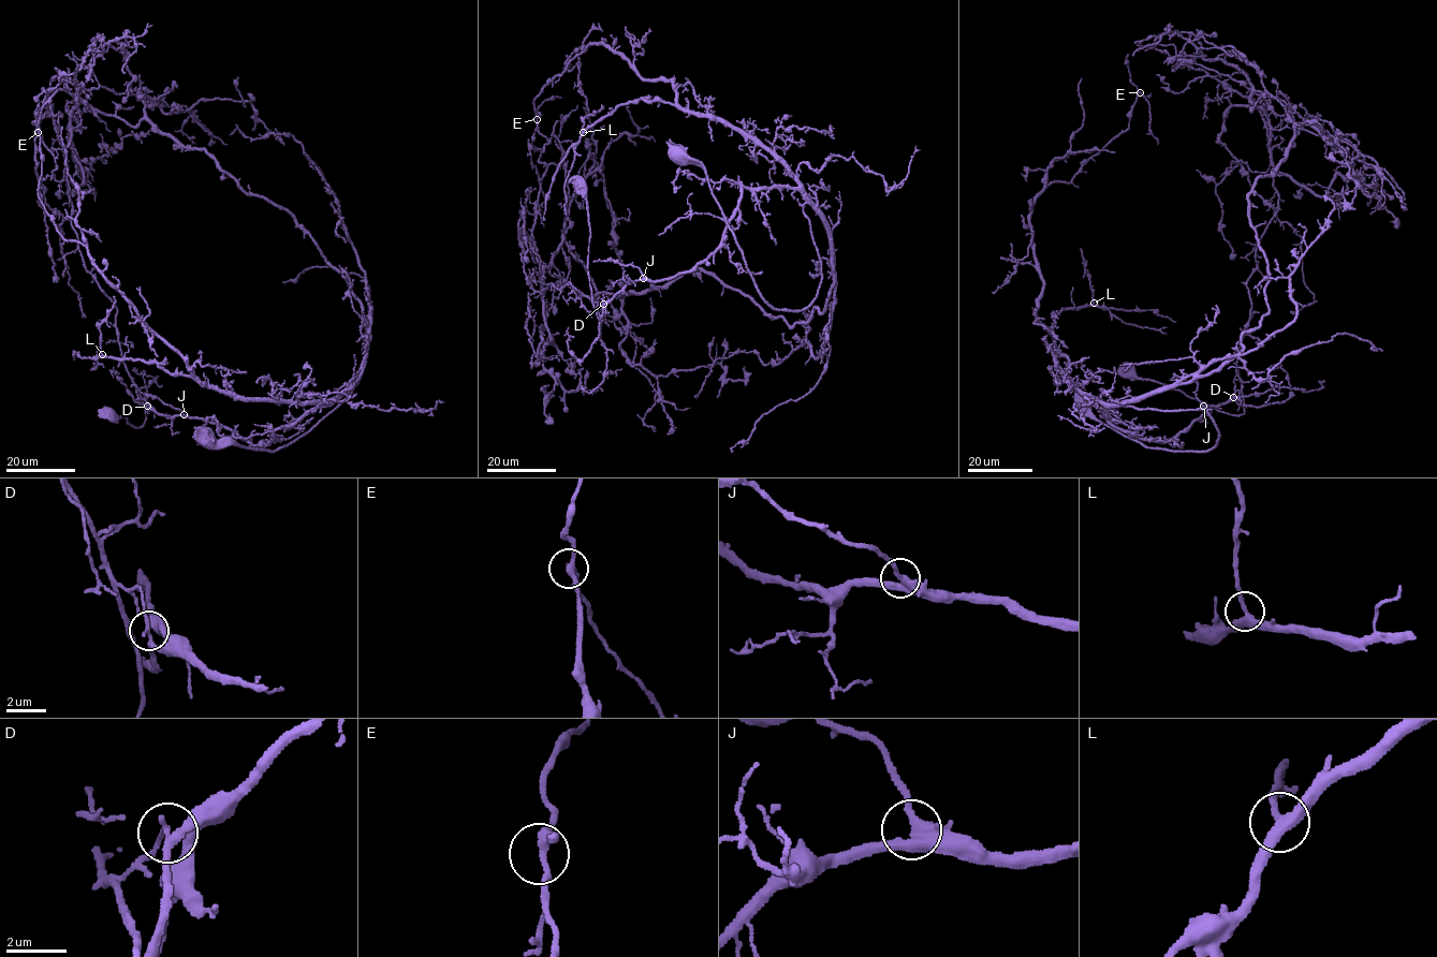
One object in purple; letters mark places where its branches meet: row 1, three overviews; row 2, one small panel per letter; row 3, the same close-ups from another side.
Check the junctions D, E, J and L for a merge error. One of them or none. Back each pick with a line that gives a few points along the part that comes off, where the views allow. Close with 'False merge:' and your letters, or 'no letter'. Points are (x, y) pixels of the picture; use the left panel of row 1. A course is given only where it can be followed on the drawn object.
D: Course of the part to remove: (147, 406), (71, 224), (70, 112), (101, 86), (163, 99), (189, 109), (195, 144)
False merge: D

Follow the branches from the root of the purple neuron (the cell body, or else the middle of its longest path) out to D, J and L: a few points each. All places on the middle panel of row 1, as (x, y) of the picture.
D: (677, 156), (704, 172), (761, 297), (796, 310), (816, 297), (804, 194), (744, 188), (704, 260), (603, 304)
J: (677, 156), (763, 299), (805, 309), (820, 285), (783, 187), (742, 188), (714, 252), (643, 278)
L: (677, 156), (704, 172), (761, 297), (807, 307), (821, 265), (804, 189), (768, 152), (641, 99), (583, 132)

